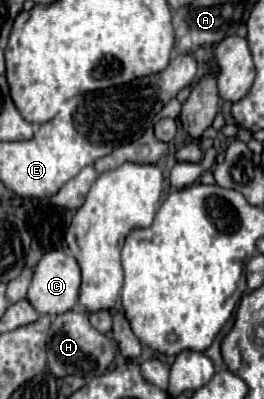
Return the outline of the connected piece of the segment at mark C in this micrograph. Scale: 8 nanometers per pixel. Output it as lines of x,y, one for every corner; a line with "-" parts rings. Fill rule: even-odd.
48,251
34,269
32,283
28,287
28,301
40,315
60,315
70,311
78,303
80,295
80,267
72,255
62,251

